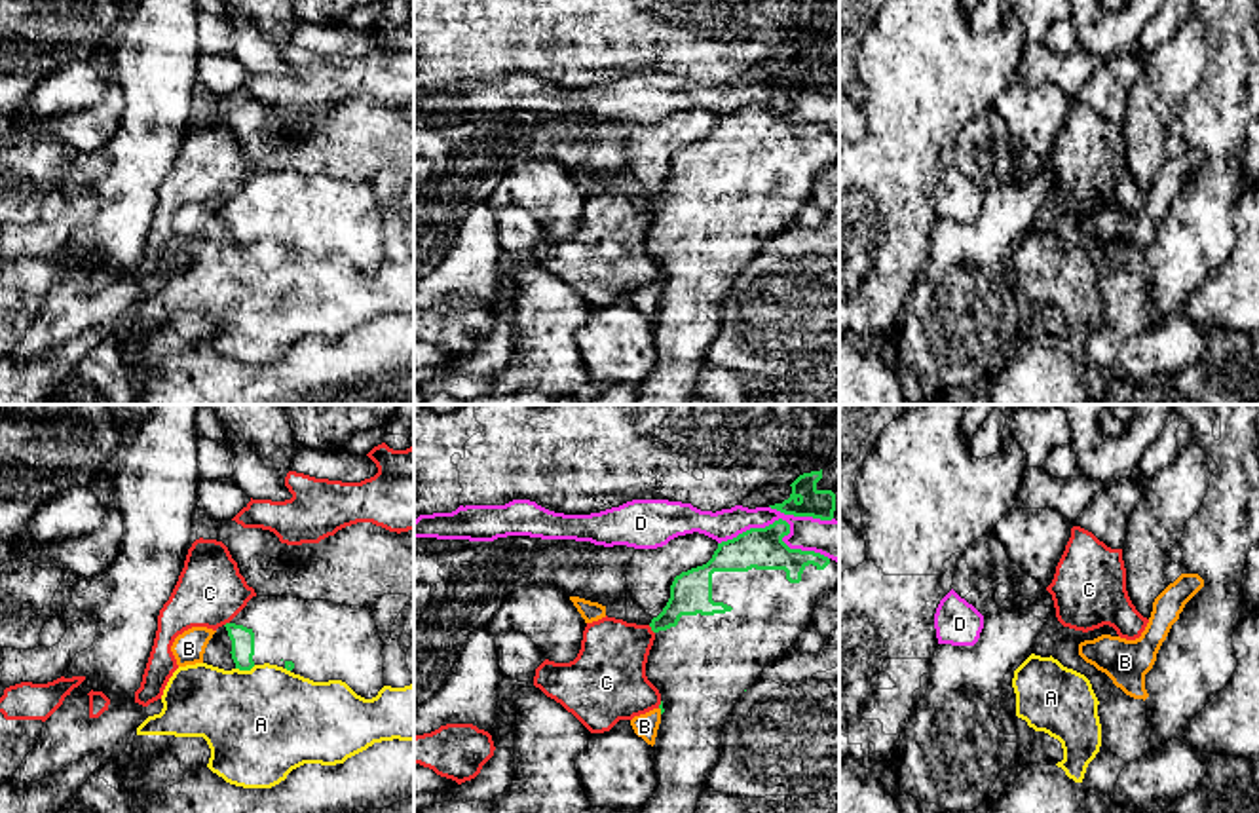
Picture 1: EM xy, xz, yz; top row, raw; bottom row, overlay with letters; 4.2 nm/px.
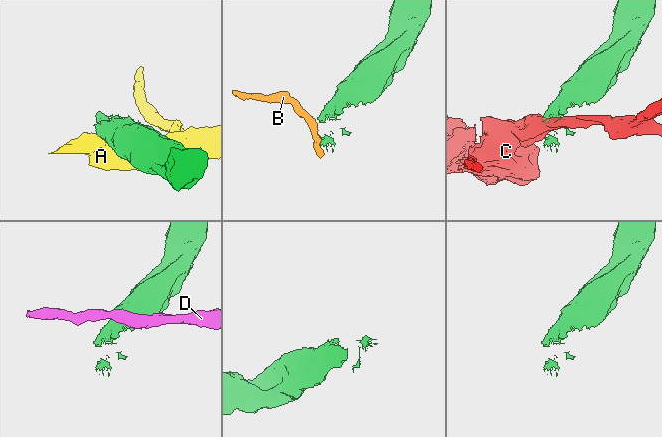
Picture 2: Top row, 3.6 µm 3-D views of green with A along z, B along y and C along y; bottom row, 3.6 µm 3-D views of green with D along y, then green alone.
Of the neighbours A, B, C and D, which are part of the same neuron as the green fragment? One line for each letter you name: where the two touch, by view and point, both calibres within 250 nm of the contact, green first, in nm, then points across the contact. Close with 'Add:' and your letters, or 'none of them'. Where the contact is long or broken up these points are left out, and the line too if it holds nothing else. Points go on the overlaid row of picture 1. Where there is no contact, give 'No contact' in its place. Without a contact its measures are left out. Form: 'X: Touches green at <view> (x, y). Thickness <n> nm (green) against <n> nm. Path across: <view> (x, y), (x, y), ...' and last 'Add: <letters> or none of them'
Add: none of them

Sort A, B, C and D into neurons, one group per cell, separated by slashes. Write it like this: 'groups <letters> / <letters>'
groups A / B / C / D

